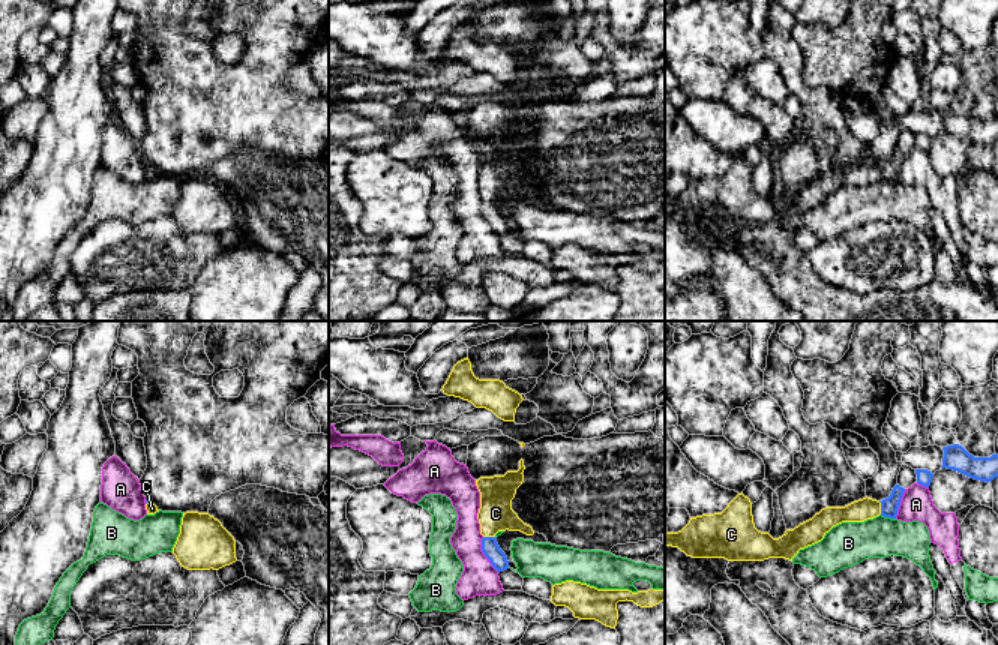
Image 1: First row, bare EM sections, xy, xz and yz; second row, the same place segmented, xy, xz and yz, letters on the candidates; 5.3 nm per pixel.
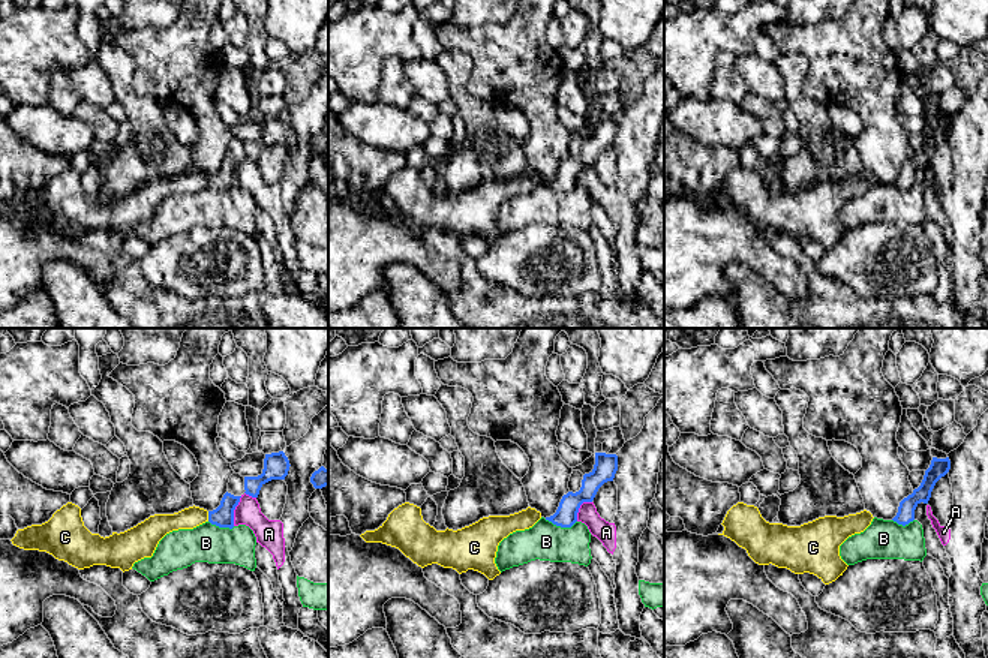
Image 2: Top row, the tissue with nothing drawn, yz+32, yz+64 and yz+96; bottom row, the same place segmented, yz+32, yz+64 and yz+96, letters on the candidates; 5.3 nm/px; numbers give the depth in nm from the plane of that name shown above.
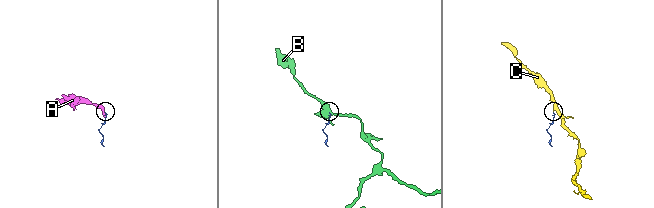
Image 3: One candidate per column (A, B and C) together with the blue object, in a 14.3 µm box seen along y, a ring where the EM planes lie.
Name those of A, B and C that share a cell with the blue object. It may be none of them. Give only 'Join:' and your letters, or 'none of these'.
Join: C

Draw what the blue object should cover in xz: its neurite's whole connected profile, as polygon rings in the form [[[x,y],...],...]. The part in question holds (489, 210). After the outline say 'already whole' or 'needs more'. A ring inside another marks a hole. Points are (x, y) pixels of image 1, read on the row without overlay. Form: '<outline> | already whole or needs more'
[[[519,124],[518,135],[507,135],[504,140],[480,141],[476,150],[480,156],[480,172],[477,183],[480,188],[482,216],[492,231],[500,237],[509,232],[506,218],[500,213],[495,198],[498,195],[521,195],[533,200],[530,189],[524,188],[512,174],[512,164],[516,153],[524,146],[524,124]]] | needs more

